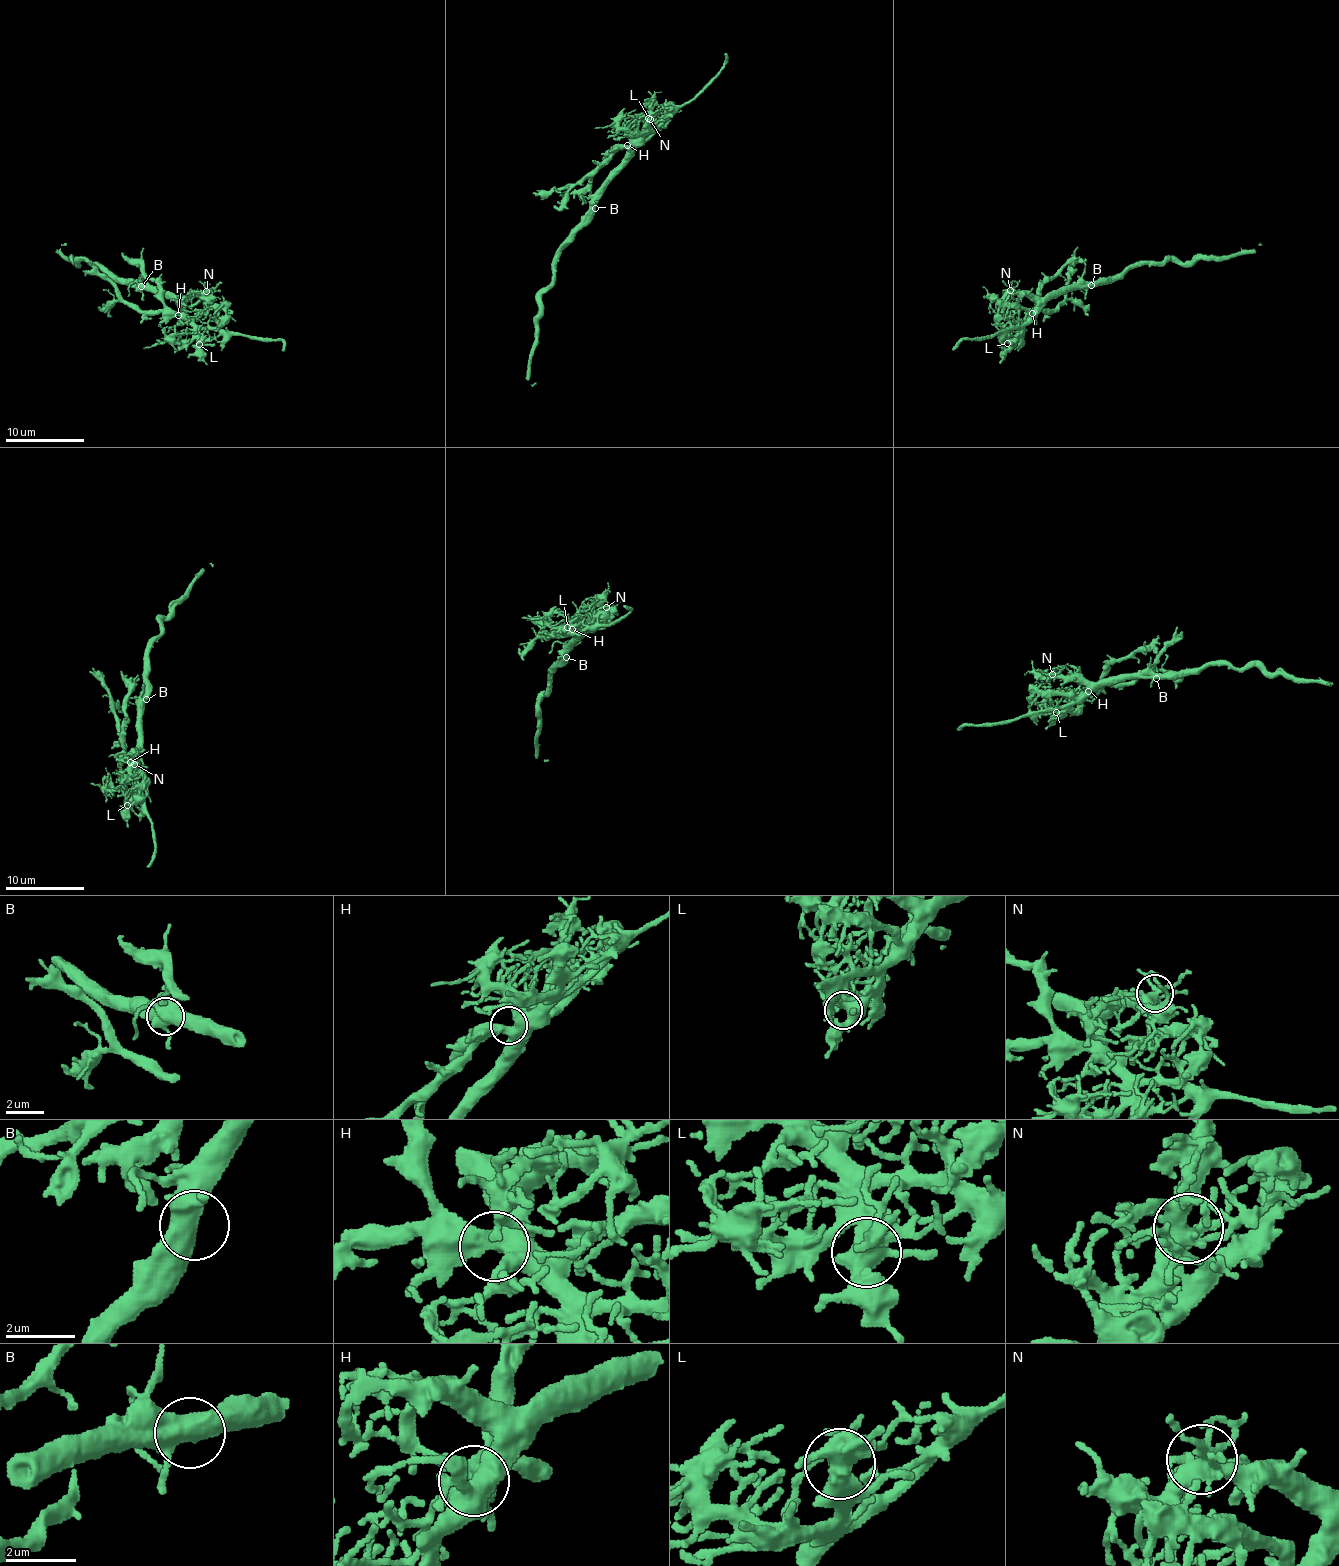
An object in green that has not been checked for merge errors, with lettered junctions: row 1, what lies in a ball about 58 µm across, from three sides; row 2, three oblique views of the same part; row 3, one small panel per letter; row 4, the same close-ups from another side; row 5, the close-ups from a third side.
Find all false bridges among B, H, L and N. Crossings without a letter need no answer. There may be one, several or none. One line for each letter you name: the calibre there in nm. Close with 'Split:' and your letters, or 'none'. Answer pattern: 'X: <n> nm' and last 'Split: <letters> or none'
Split: none

